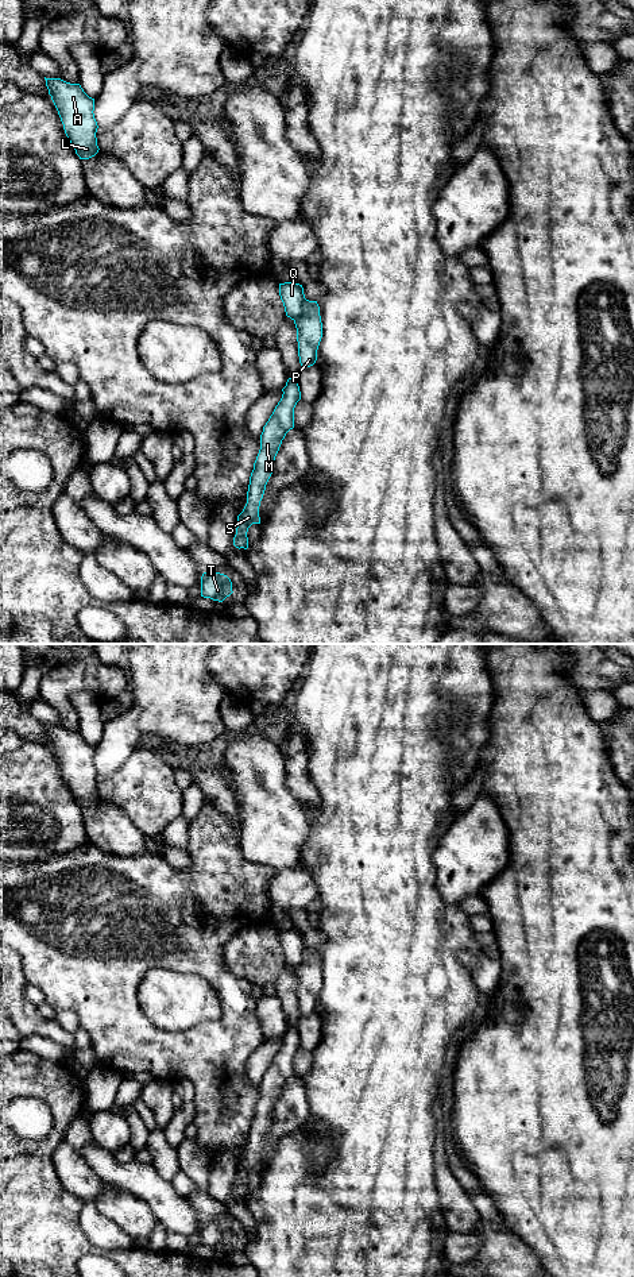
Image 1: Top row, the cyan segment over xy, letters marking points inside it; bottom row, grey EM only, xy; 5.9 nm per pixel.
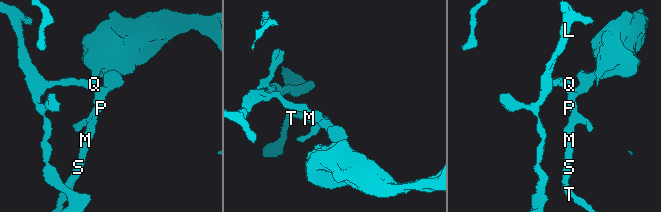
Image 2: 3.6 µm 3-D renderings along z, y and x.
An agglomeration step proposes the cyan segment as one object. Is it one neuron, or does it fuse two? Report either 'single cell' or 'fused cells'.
fused cells

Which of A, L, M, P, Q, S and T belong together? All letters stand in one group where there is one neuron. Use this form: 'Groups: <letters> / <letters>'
Groups: A L Q / M P S T

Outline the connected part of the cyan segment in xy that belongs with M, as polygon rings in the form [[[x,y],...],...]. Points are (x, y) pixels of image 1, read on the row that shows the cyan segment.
[[[289,378],[282,391],[281,401],[263,427],[260,450],[250,477],[247,504],[243,512],[237,516],[233,545],[239,549],[248,548],[248,528],[252,524],[260,524],[259,506],[266,485],[272,474],[272,463],[286,433],[294,428],[294,408],[301,400],[299,386],[293,378]]]

